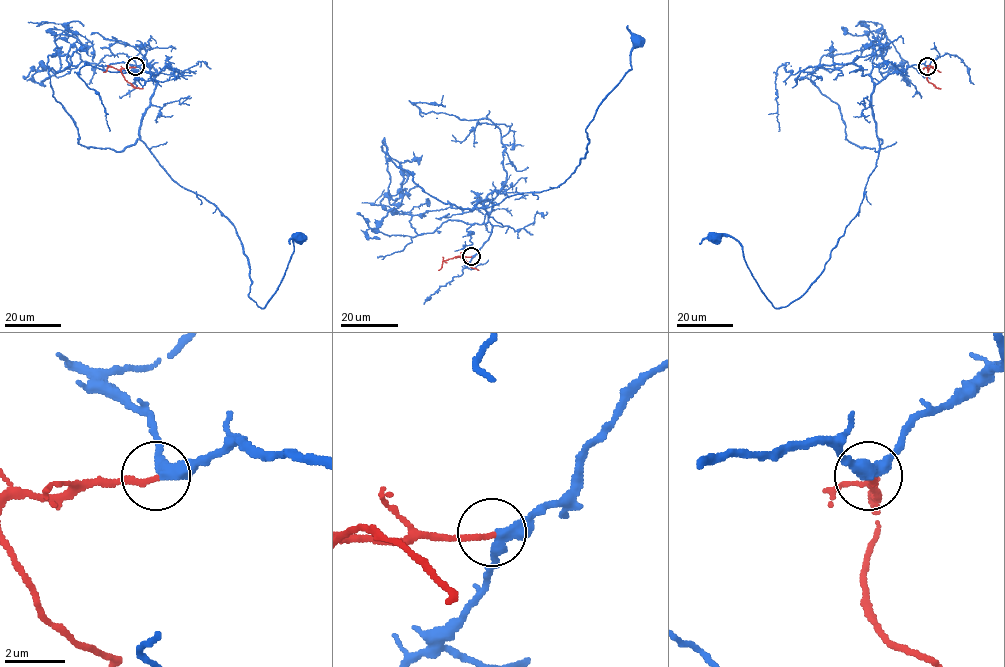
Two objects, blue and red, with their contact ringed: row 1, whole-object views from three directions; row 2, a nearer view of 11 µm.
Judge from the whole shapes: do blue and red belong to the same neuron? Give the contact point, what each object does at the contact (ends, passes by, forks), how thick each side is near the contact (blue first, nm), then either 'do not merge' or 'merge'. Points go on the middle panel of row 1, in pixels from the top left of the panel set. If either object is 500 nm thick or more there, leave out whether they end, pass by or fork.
place (471, 256); blue passes by; red ends; calibres 400 and 180 nm; merge

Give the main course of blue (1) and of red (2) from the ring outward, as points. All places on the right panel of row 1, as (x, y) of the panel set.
1: (927, 66), (898, 69), (875, 85), (876, 167), (857, 215), (800, 297), (775, 308), (742, 246), (715, 237)
2: (927, 66), (927, 79), (941, 88)

